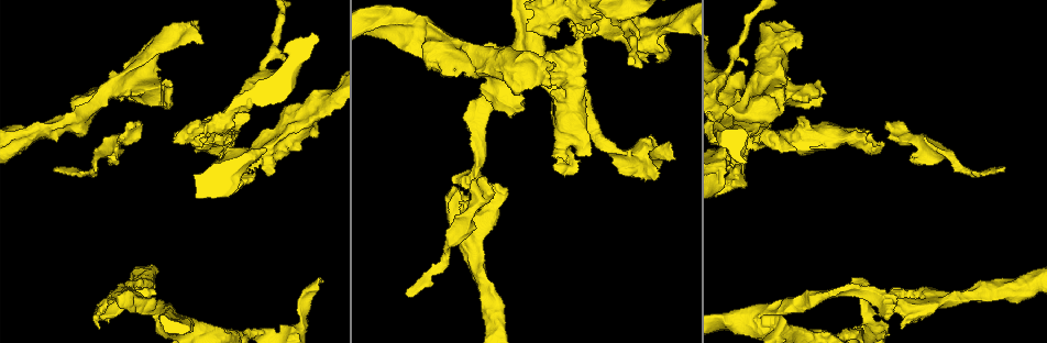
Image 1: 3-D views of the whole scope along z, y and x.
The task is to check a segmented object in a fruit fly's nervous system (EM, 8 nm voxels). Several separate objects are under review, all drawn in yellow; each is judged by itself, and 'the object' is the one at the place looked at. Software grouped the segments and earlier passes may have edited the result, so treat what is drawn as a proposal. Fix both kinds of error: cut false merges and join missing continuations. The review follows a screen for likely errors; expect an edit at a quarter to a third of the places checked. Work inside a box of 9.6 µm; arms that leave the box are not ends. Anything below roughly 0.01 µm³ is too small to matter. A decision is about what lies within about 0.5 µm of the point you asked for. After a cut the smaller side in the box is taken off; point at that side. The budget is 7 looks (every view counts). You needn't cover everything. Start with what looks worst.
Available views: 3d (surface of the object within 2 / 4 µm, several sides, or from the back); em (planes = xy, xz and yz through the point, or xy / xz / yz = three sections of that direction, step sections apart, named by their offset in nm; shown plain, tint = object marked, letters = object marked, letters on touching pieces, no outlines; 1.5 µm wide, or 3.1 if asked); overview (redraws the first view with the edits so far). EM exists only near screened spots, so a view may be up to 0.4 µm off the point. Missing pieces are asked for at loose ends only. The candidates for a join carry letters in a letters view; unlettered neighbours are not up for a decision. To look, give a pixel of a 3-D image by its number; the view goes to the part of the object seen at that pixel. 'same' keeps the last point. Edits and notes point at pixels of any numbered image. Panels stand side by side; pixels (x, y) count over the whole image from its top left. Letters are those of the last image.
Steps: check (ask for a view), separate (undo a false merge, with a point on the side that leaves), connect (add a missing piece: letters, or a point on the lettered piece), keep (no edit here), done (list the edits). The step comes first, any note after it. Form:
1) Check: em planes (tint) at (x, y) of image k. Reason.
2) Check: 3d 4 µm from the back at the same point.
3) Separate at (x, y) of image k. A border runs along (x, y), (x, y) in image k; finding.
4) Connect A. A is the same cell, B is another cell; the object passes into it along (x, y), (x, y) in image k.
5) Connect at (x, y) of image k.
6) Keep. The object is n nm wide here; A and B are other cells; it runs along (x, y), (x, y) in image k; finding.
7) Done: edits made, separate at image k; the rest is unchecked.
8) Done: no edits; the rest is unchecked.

Check: 3d 2 µm at (1004, 171) of image 1. Thin end.

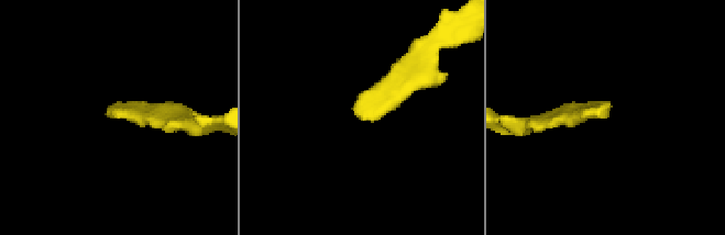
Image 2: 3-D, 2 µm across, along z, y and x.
Check: em planes (letters) at (355, 113) of image 2. Need the tissue.

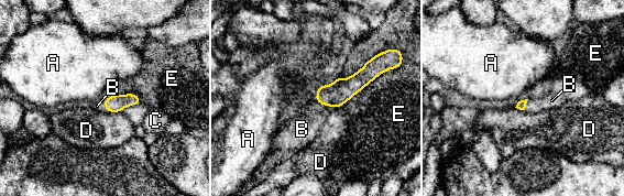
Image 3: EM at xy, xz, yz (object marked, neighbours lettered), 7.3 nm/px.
Connect B. The object is 70 nm wide here; B is the same cell, A, C, D and E are other cells; the object passes into it along (340, 91), (324, 105), (302, 129) in image 3; the cell continues.

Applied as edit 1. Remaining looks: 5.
Check: overview. See it whole again.

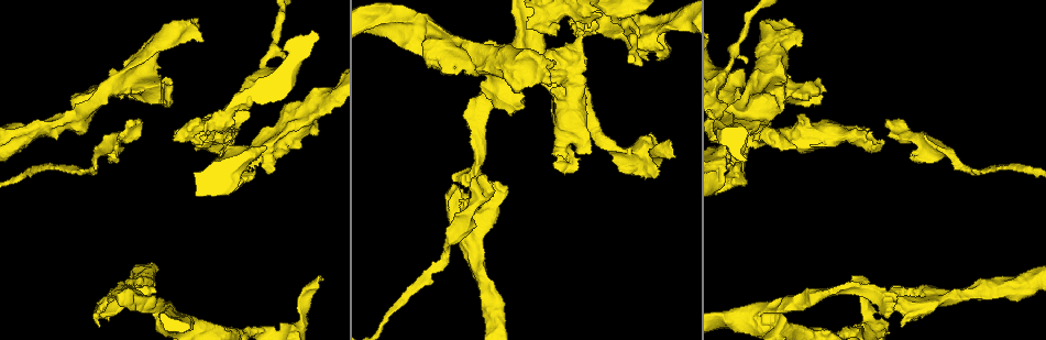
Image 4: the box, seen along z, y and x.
Check: 3d 4 µm from the back at (234, 153) of image 4. Branch point.

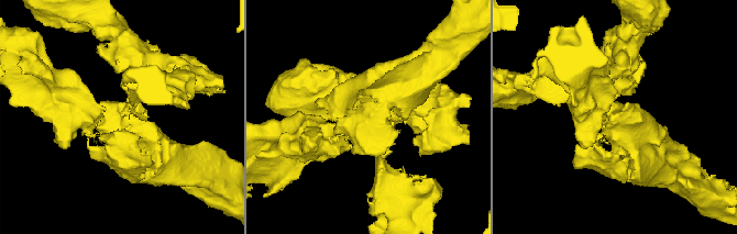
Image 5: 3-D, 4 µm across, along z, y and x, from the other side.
Check: em planes (letters) at (124, 115) of image 5. Now the EM.

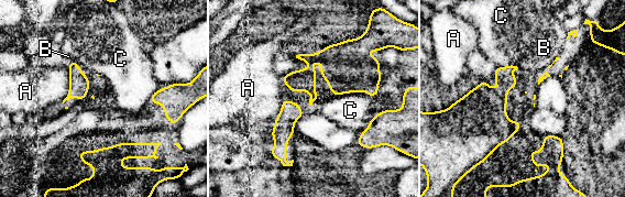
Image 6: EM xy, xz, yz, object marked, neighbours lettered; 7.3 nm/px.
Keep. The longest contact is with A, 260 nm; A, B and C are other cells; one cell here.

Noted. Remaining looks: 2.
Check: em planes (letters) at (393, 19) of image 4.

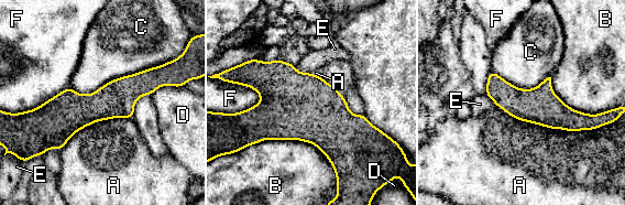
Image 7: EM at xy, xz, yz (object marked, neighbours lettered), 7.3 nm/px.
Keep. A, B, C, D, E and F are other cells; a border runs along (241, 149), (310, 142), (338, 192) in image 7; all the same cell.

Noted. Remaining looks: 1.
Done: edits made, connect at image 3; the rest is unchecked.

